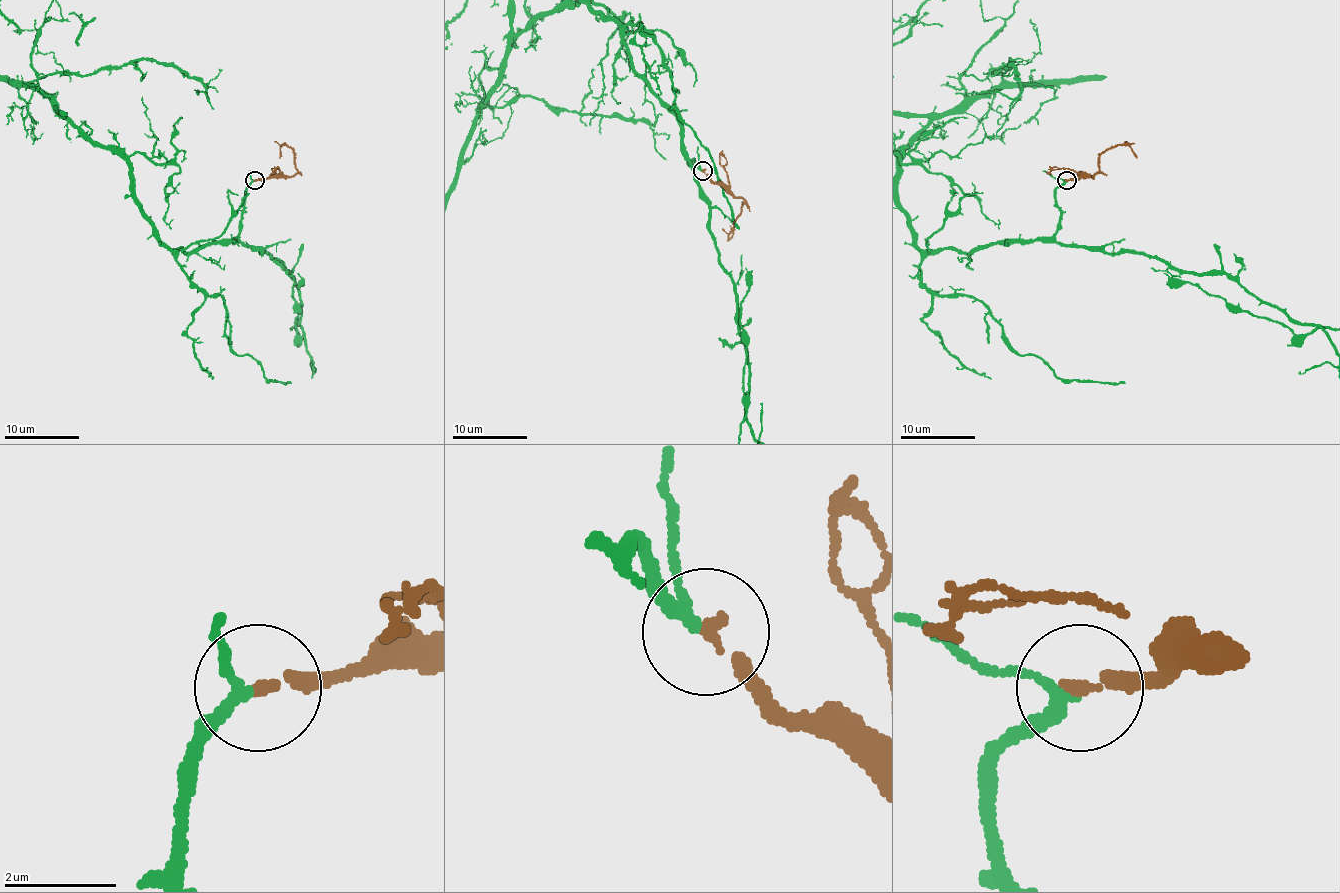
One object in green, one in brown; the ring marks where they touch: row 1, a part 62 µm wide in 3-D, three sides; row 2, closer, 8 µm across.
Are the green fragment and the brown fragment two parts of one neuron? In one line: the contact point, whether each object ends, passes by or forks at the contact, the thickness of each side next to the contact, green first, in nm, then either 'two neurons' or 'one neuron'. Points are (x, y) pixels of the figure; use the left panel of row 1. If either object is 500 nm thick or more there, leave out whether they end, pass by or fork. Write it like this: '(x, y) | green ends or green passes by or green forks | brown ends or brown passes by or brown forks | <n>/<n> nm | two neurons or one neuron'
(255, 180) | green passes by | brown ends | 190/200 nm | one neuron

